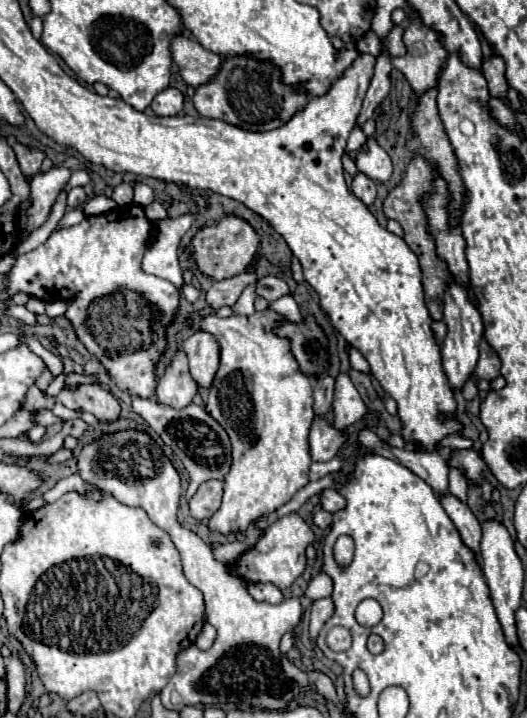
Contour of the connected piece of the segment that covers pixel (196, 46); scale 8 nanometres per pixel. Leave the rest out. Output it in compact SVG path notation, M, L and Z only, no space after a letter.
M175 34L169 48L181 78L193 88L209 82L221 64L221 58L217 54L205 50L199 42L183 34Z

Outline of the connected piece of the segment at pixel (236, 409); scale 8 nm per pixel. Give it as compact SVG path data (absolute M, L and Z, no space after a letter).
M271 308L263 312L255 312L251 316L229 316L219 318L217 314L209 314L205 318L199 318L193 314L187 324L195 324L201 330L207 330L217 336L221 344L221 366L215 374L213 386L209 390L207 400L207 412L227 430L231 446L233 446L233 462L229 468L229 474L223 478L225 494L223 504L215 512L215 516L209 520L209 528L217 530L221 534L233 532L245 532L245 528L259 516L273 512L275 508L289 502L297 490L309 484L309 428L313 422L313 384L307 374L301 374L301 368L297 366L297 360L293 358L289 350L289 338L281 338L273 334L277 326L283 326L287 320L285 316L273 312Z

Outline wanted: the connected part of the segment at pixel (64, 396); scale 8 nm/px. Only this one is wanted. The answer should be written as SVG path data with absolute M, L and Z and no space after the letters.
M79 384L75 390L65 390L55 396L55 402L63 404L69 410L91 412L99 420L119 418L119 402L111 396L109 390L99 384Z

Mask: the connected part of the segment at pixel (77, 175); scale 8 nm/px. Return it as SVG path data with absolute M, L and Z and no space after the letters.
M75 170L75 172L73 172L73 176L69 178L69 182L67 182L65 190L73 188L73 186L85 186L89 180L91 180L91 176L89 176L89 172L87 172L87 170Z

